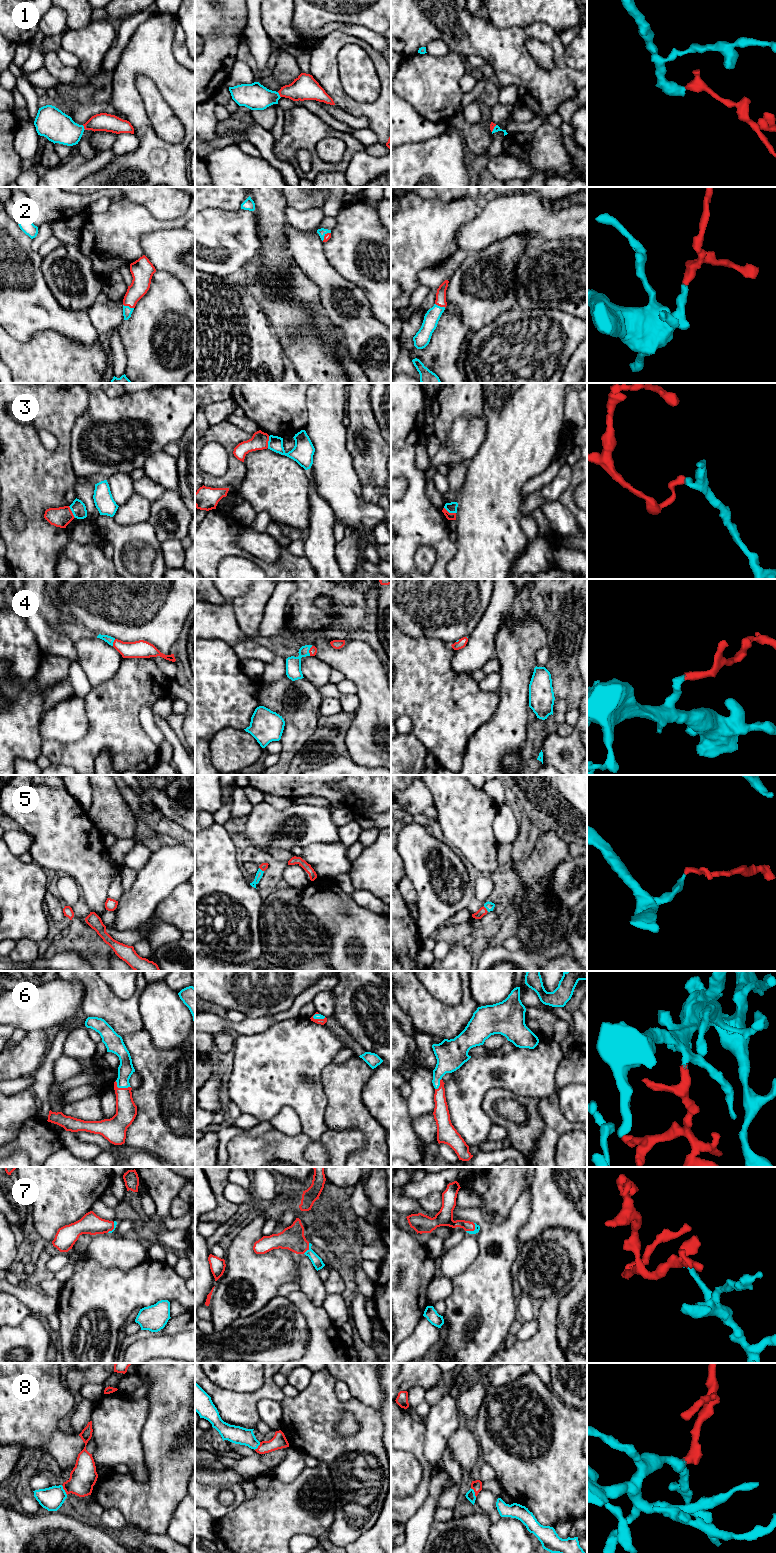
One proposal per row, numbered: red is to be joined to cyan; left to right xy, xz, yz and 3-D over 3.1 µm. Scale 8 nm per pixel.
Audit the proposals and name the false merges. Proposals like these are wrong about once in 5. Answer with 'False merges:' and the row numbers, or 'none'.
False merges: 3

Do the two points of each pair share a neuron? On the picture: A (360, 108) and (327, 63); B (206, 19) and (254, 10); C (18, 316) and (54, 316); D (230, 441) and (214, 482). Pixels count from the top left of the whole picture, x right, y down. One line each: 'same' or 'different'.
A: same
B: different
C: same
D: same

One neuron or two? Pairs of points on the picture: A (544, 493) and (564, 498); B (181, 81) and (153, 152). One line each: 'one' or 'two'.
A: two
B: one

